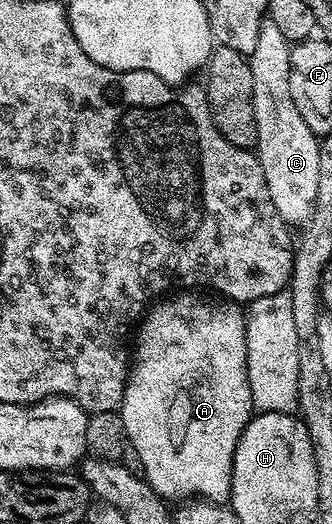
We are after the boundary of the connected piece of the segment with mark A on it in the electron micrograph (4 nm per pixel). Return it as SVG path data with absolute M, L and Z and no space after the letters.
M173 293L168 297L161 297L156 300L146 310L143 318L140 320L139 326L136 328L135 336L137 335L137 347L135 343L135 350L131 355L131 366L129 369L129 378L125 380L125 392L123 393L123 401L119 408L119 414L123 417L123 425L125 426L125 432L129 438L129 446L135 449L135 453L139 453L139 461L143 461L143 469L145 470L144 478L155 489L155 493L160 495L162 499L166 501L188 501L194 497L200 497L202 499L209 500L210 503L225 503L229 498L229 490L231 489L231 469L233 468L233 458L235 457L235 445L239 441L239 437L243 433L243 429L249 420L253 418L255 414L255 408L251 401L251 385L247 381L247 333L245 332L245 320L247 318L246 312L242 310L238 304L232 301L217 301L221 303L208 303L205 299L200 299L200 294L197 293Z

